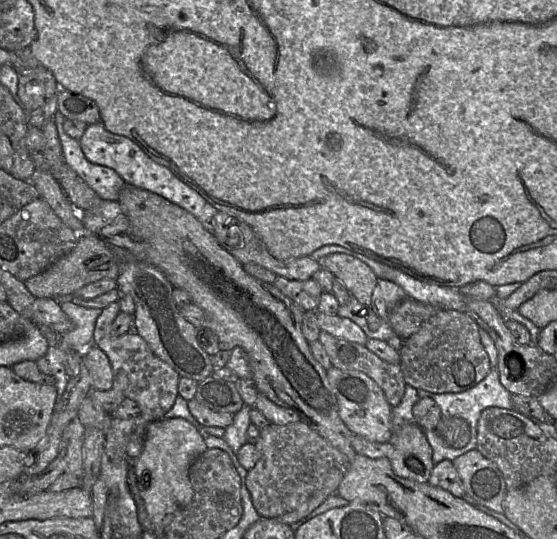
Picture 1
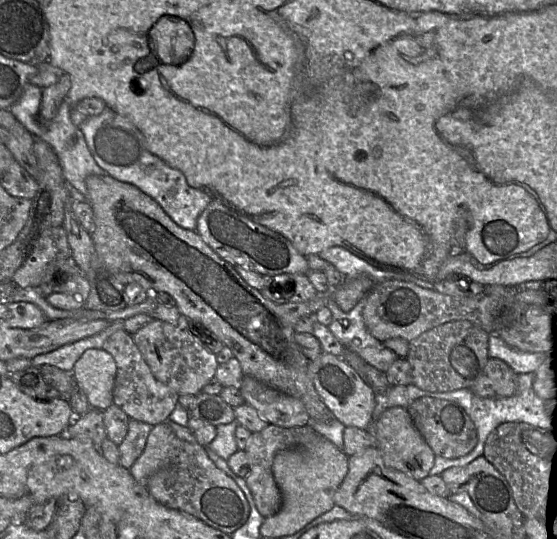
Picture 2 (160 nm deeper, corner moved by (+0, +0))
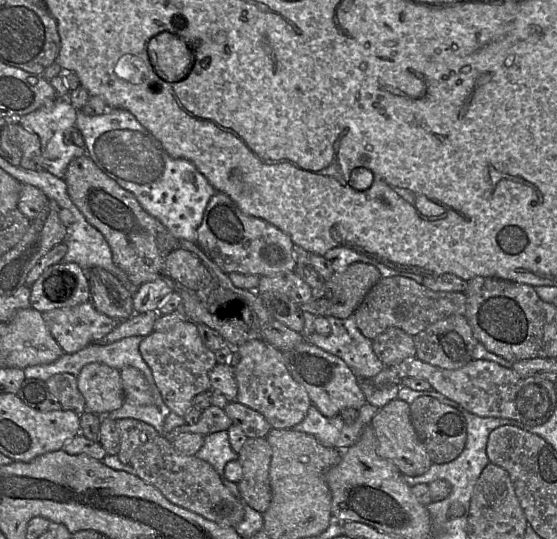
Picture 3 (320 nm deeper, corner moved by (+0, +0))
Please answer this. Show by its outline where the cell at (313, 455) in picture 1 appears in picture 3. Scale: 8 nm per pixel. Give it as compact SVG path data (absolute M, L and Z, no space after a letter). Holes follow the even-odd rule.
M248 438L237 455L243 477L237 483L242 500L254 510L264 513L271 502L269 469L272 449L267 438Z

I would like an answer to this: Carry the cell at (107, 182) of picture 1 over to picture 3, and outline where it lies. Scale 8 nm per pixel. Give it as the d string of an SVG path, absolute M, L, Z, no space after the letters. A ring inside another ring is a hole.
M57 98L52 105L47 105L16 119L24 128L39 136L44 170L58 178L64 179L69 163L86 154L84 146L77 146L70 142L70 130L77 126L77 111L67 98Z

